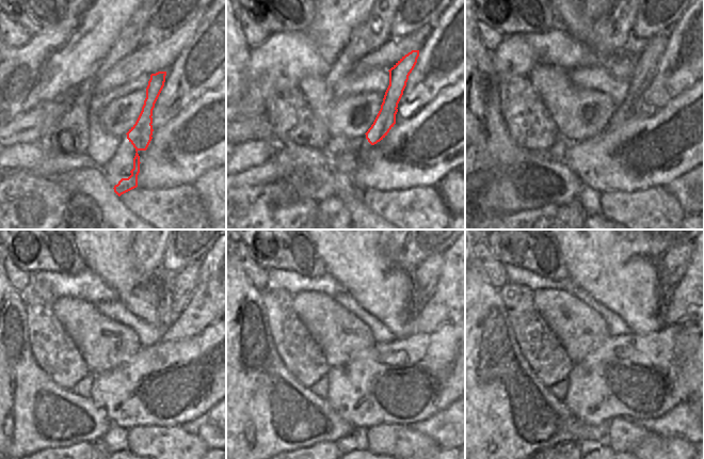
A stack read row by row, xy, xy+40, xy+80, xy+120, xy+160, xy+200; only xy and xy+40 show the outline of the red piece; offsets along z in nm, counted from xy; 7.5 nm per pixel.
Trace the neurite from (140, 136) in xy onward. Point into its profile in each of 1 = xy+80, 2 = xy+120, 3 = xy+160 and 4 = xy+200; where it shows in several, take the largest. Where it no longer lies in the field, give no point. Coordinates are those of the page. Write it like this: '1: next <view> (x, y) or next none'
1: next xy+80 (646, 62)
2: next xy+120 (181, 285)
3: next xy+160 (426, 277)
4: next xy+200 (675, 262)

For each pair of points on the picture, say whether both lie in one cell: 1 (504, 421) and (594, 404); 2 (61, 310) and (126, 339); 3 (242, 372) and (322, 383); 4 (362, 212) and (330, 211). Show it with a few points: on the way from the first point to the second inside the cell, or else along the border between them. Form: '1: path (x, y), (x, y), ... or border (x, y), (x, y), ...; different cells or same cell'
1: border (563, 400), (565, 406), (580, 421), (588, 424); different cells
2: path (77, 316), (99, 338), (110, 338); same cell
3: border (309, 388), (320, 397), (326, 398); different cells
4: border (334, 194), (351, 218); different cells

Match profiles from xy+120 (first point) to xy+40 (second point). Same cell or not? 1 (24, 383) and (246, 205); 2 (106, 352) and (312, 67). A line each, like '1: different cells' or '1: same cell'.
1: different cells
2: different cells

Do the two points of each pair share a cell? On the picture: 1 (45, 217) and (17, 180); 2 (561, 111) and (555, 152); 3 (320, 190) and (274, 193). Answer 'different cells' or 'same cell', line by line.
1: same cell
2: different cells
3: same cell

